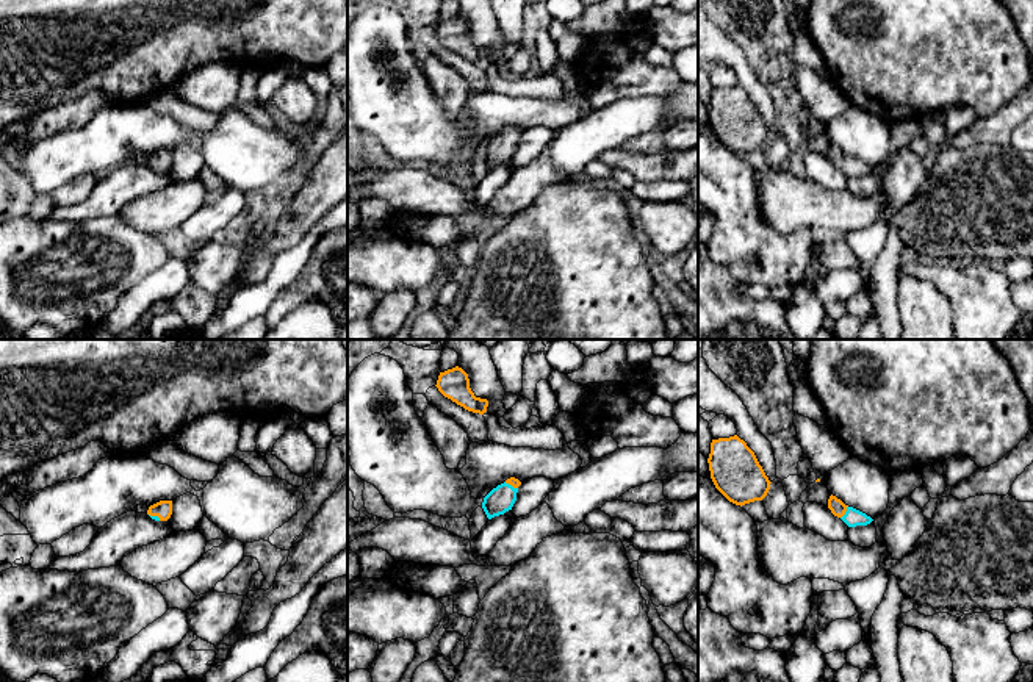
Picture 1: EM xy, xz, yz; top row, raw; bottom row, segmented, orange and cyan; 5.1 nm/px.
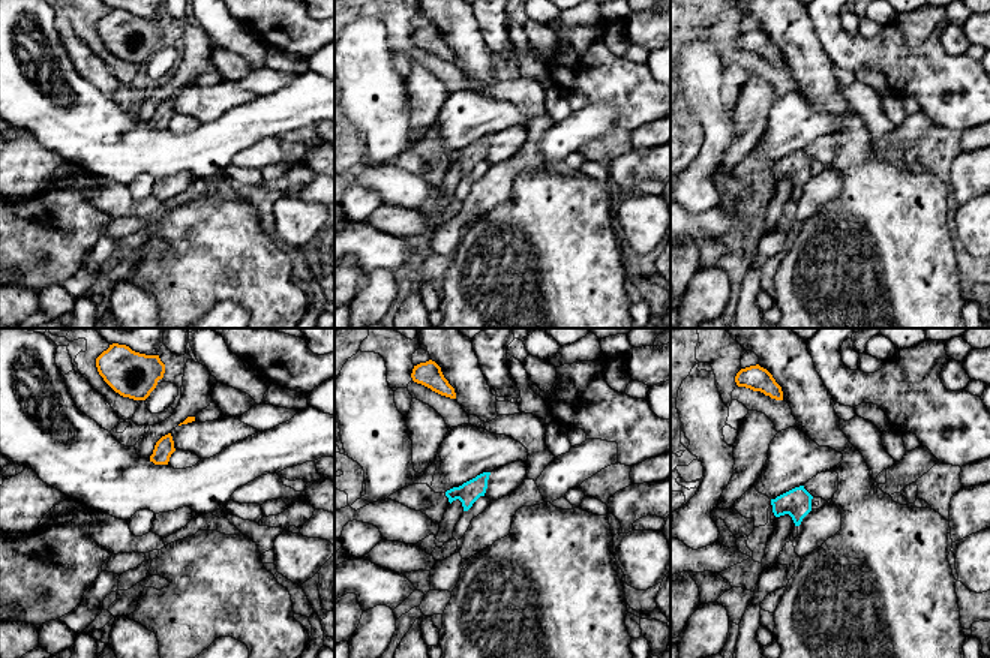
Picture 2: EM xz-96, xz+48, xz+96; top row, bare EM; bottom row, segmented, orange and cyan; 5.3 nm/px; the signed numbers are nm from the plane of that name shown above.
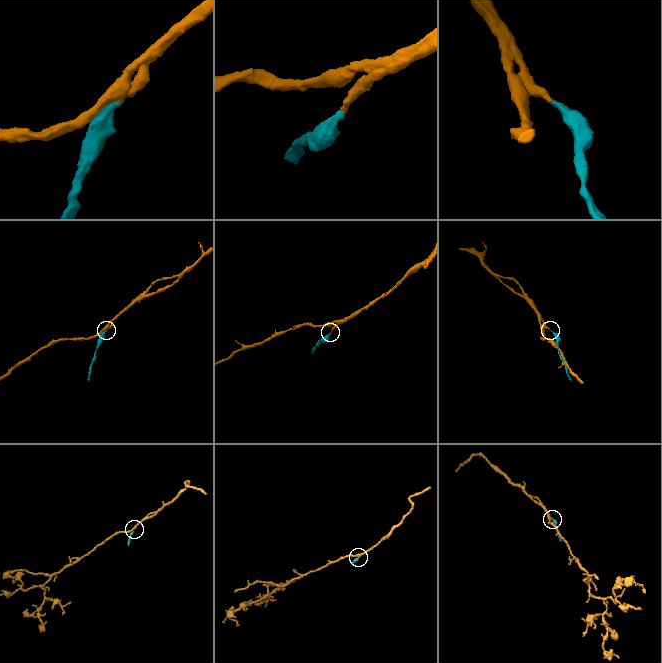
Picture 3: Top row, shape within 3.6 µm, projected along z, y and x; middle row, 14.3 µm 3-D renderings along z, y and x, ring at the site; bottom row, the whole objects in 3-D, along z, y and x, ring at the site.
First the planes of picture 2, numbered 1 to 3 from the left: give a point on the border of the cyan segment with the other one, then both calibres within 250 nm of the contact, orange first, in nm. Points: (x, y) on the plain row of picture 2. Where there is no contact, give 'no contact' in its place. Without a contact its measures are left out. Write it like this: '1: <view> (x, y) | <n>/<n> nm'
1: no contact
2: no contact
3: no contact

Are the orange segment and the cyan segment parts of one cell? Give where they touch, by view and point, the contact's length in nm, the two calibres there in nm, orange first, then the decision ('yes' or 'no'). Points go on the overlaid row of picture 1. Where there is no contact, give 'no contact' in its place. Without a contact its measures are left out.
yz (845, 510) | 80 nm | 80/90 nm | yes

